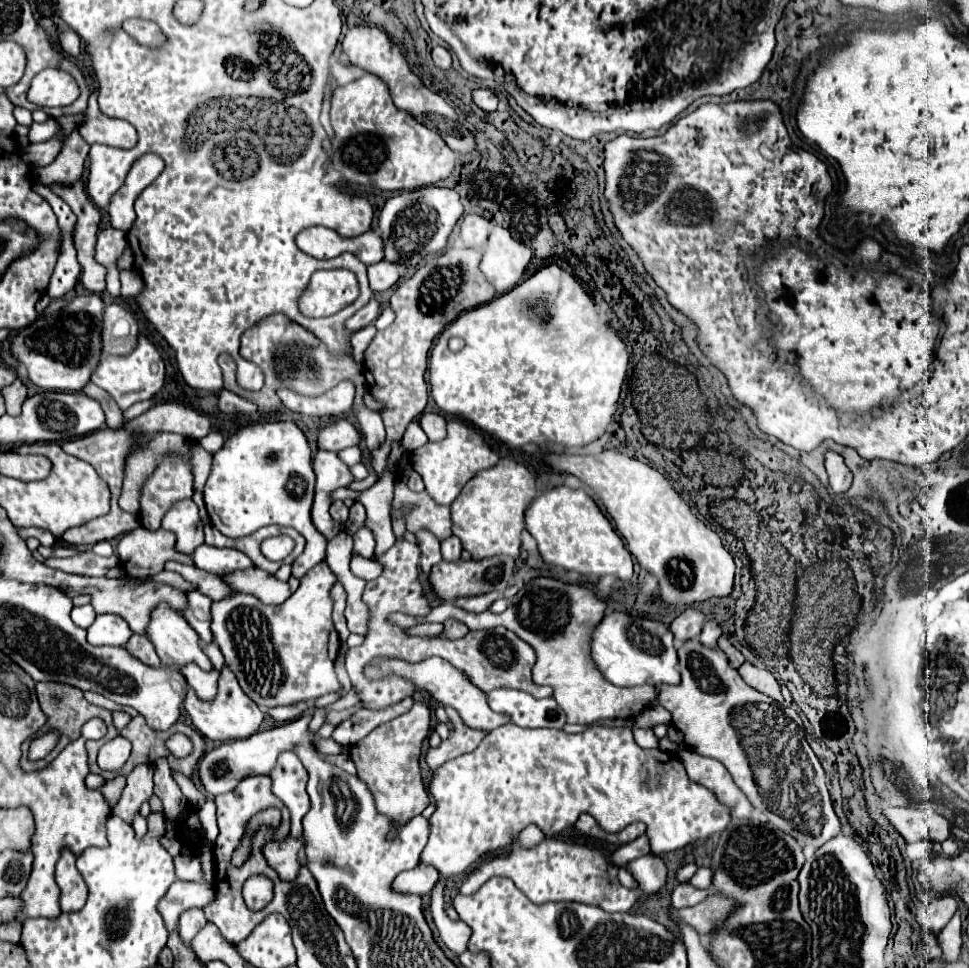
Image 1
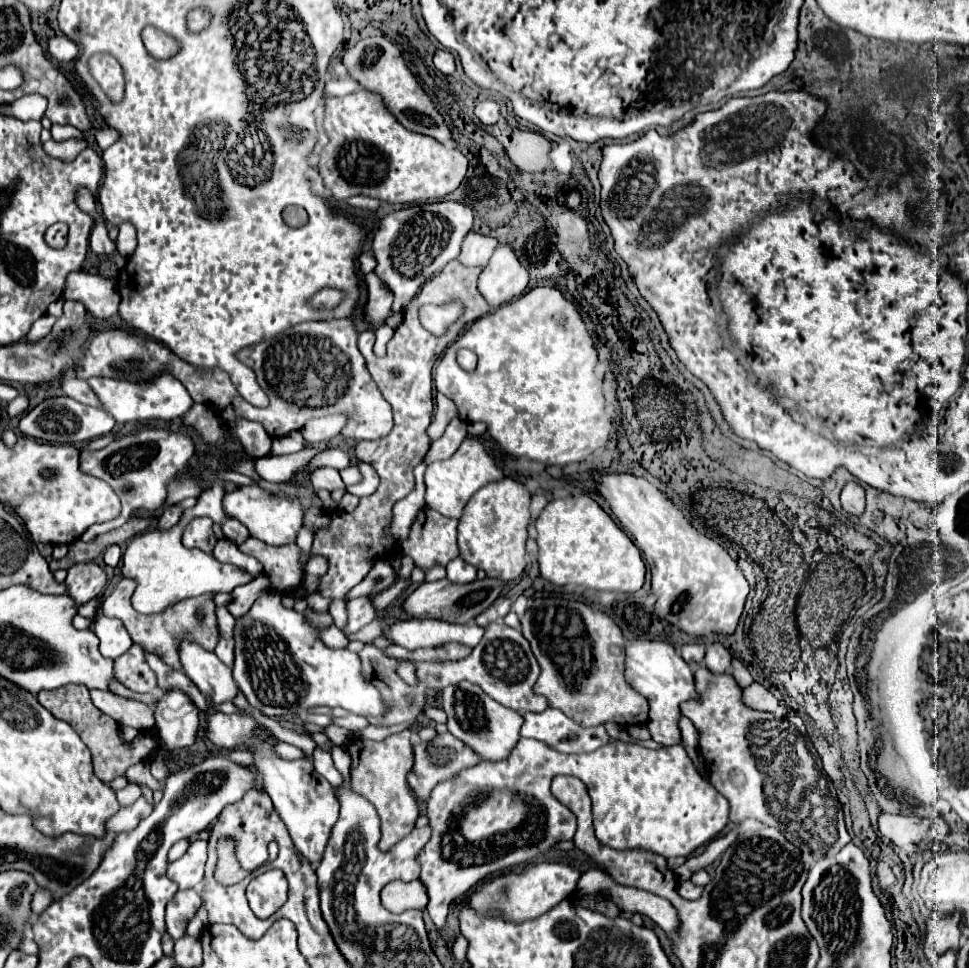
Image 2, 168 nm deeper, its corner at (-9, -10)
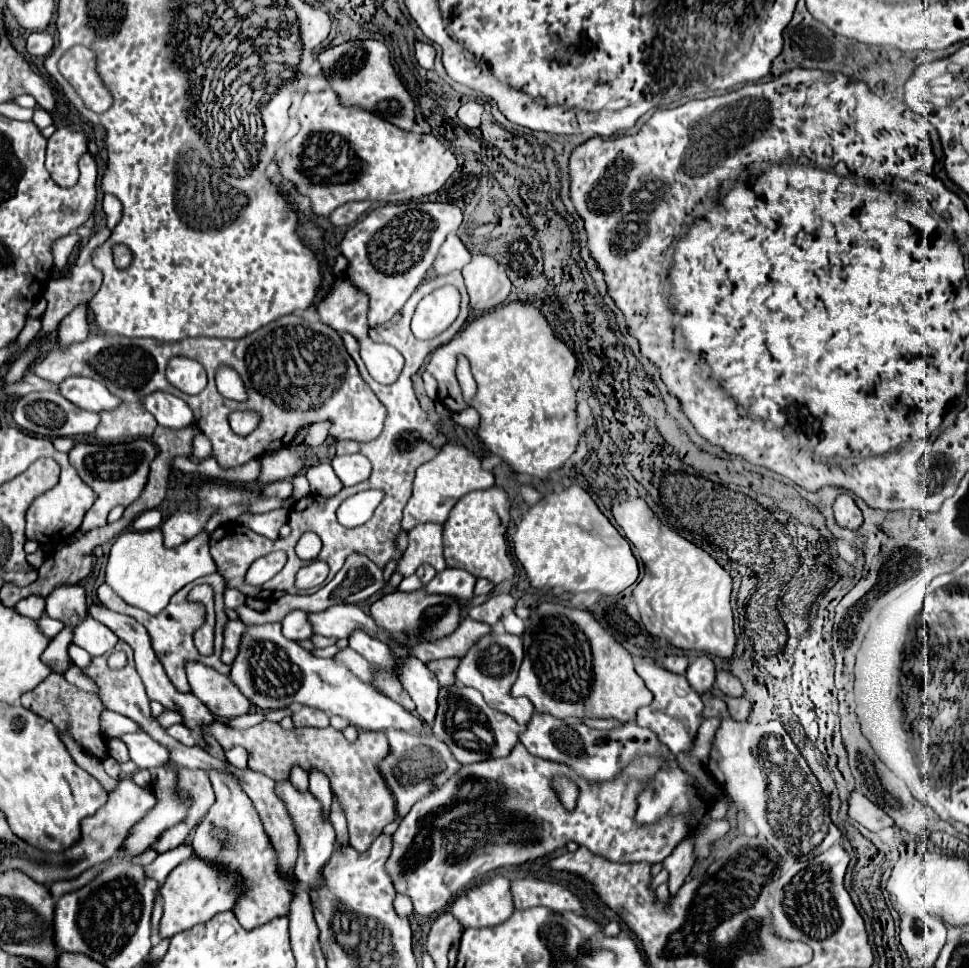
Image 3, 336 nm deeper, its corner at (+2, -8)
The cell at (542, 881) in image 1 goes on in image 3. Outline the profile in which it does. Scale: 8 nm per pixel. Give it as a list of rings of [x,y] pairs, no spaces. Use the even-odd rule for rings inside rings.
[[[495,876],[479,886],[473,886],[451,904],[451,914],[463,928],[485,928],[505,922],[513,914],[511,882],[505,876]]]

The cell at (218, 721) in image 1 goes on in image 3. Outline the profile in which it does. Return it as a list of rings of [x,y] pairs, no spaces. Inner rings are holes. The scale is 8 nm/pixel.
[[[287,780],[287,782],[279,782],[277,784],[277,794],[281,796],[281,800],[285,802],[293,822],[295,822],[295,828],[297,828],[297,834],[299,834],[299,858],[297,858],[297,868],[295,868],[295,874],[299,878],[301,884],[307,884],[309,888],[319,888],[323,884],[323,866],[329,862],[331,854],[333,854],[333,846],[335,846],[335,830],[329,822],[323,822],[323,816],[321,816],[321,804],[317,802],[317,798],[311,794],[311,792],[299,792],[293,788],[293,784]]]

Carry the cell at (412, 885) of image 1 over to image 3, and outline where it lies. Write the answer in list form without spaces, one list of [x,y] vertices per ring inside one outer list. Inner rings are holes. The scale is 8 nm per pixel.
[[[397,894],[395,902],[393,902],[393,908],[395,908],[395,912],[397,912],[399,916],[411,916],[411,914],[413,914],[413,904],[411,904],[411,900],[409,900],[407,896],[401,896],[401,894]]]

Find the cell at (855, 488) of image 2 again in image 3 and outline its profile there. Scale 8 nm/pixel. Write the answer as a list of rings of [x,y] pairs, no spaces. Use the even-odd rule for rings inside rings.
[[[841,494],[835,504],[833,504],[833,510],[835,510],[835,522],[841,526],[841,528],[847,528],[847,530],[857,530],[861,528],[863,524],[863,514],[861,510],[855,506],[853,498],[849,494]]]

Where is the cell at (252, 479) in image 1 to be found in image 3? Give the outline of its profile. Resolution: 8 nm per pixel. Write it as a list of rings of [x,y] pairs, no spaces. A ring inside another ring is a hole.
[[[277,508],[265,514],[251,514],[245,512],[239,516],[239,522],[245,524],[247,528],[251,528],[253,532],[269,538],[269,540],[277,540],[279,538],[279,528],[287,522],[289,512],[285,508]]]

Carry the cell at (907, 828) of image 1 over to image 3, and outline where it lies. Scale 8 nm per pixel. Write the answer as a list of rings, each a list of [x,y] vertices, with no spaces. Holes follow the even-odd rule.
[[[853,790],[849,796],[849,818],[853,818],[871,832],[877,832],[885,826],[893,826],[893,820],[859,790]]]

